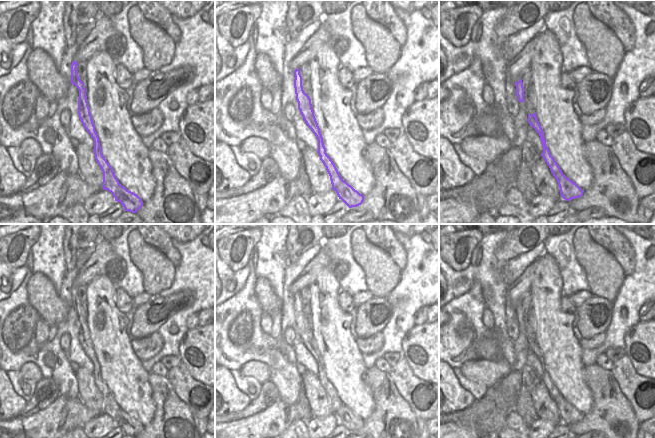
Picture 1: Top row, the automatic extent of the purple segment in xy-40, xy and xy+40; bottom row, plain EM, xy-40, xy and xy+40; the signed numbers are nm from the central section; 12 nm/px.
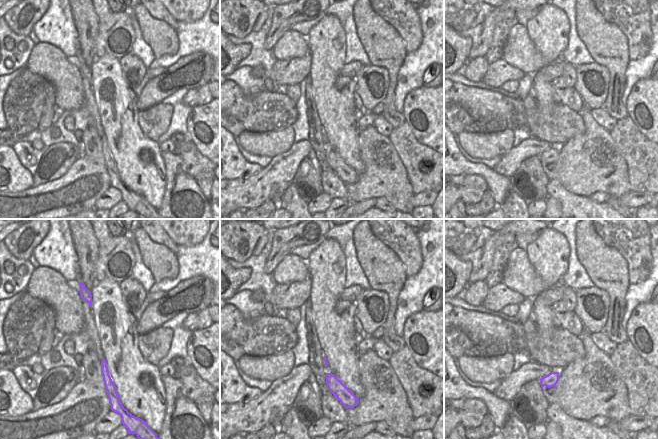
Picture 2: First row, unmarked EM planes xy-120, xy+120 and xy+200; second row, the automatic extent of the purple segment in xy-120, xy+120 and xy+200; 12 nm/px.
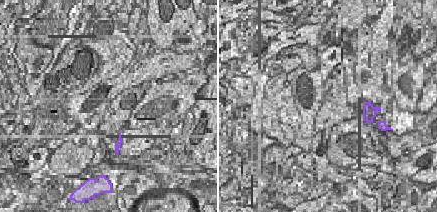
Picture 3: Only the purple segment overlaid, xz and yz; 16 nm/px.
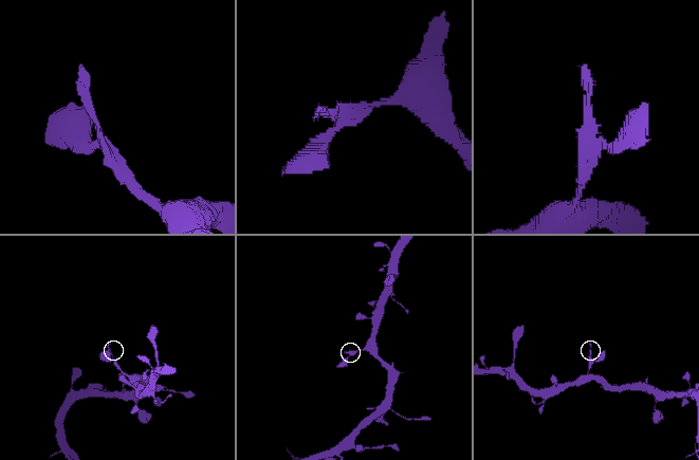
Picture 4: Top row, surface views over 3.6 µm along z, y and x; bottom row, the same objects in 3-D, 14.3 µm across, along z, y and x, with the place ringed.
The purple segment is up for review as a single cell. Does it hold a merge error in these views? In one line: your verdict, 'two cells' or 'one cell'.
one cell

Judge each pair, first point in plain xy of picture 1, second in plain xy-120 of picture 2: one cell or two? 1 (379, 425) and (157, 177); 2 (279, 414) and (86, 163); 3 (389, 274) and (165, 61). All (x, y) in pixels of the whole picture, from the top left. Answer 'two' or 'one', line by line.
1: two
2: one
3: two

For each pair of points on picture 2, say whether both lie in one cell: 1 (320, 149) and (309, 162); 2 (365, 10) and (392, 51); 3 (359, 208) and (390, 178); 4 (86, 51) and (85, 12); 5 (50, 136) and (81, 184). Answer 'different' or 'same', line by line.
1: different
2: same
3: different
4: same
5: different

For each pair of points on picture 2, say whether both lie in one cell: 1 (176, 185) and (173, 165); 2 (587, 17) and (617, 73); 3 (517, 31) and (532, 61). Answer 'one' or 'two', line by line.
1: one
2: one
3: one

